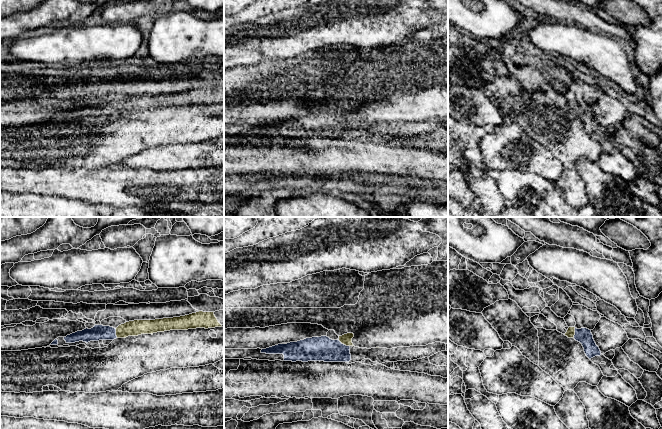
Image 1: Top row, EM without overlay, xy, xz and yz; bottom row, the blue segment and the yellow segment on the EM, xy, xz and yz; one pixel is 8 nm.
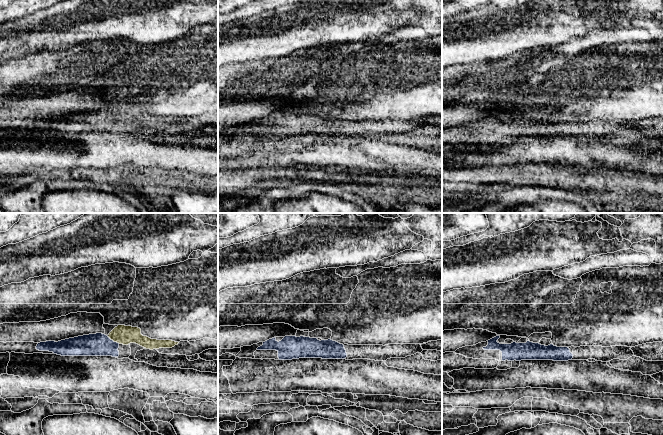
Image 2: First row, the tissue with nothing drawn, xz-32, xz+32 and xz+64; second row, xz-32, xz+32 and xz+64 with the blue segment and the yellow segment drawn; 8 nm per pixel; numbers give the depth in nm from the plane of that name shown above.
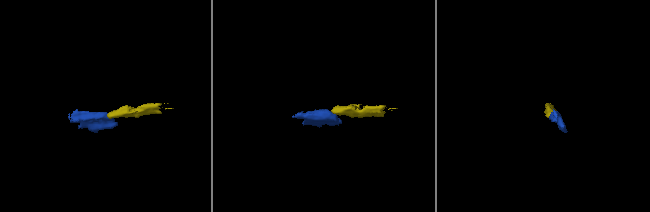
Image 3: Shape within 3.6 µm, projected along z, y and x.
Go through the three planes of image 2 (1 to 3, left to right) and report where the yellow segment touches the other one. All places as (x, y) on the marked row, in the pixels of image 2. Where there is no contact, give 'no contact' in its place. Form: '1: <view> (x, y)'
1: xz-32 (112, 340)
2: no contact
3: no contact

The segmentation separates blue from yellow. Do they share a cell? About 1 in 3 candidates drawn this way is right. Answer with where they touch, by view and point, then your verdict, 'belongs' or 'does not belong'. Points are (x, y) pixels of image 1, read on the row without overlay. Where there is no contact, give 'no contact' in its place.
meets blue in xz at (343, 120); belongs

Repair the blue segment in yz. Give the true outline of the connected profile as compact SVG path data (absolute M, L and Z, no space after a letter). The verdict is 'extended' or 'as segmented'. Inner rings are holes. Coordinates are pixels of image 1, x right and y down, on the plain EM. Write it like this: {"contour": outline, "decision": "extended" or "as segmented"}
{"contour": "M569 103L565 112L568 114L574 114L576 117L580 118L589 135L601 131L601 127L593 115L591 106L587 104L577 105L575 103Z", "decision": "extended"}

